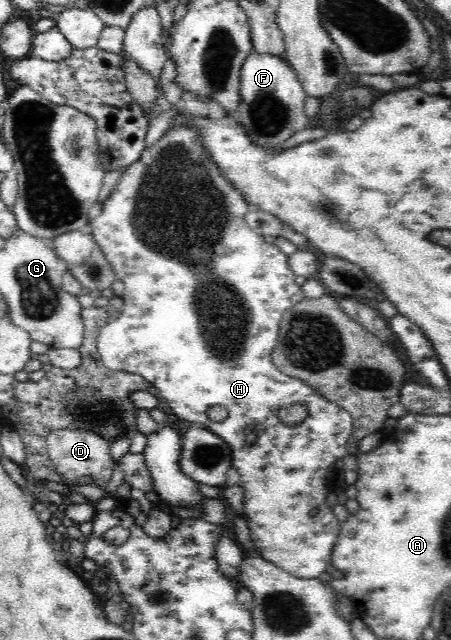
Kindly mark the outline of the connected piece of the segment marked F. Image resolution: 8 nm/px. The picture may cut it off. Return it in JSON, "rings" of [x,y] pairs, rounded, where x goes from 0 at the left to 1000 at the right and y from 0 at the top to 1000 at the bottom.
{"rings":[[[561,80],[545,88],[532,109],[532,155],[525,173],[545,209],[568,228],[614,231],[647,209],[683,200],[674,170],[681,147],[654,109],[625,86],[576,84]]]}

